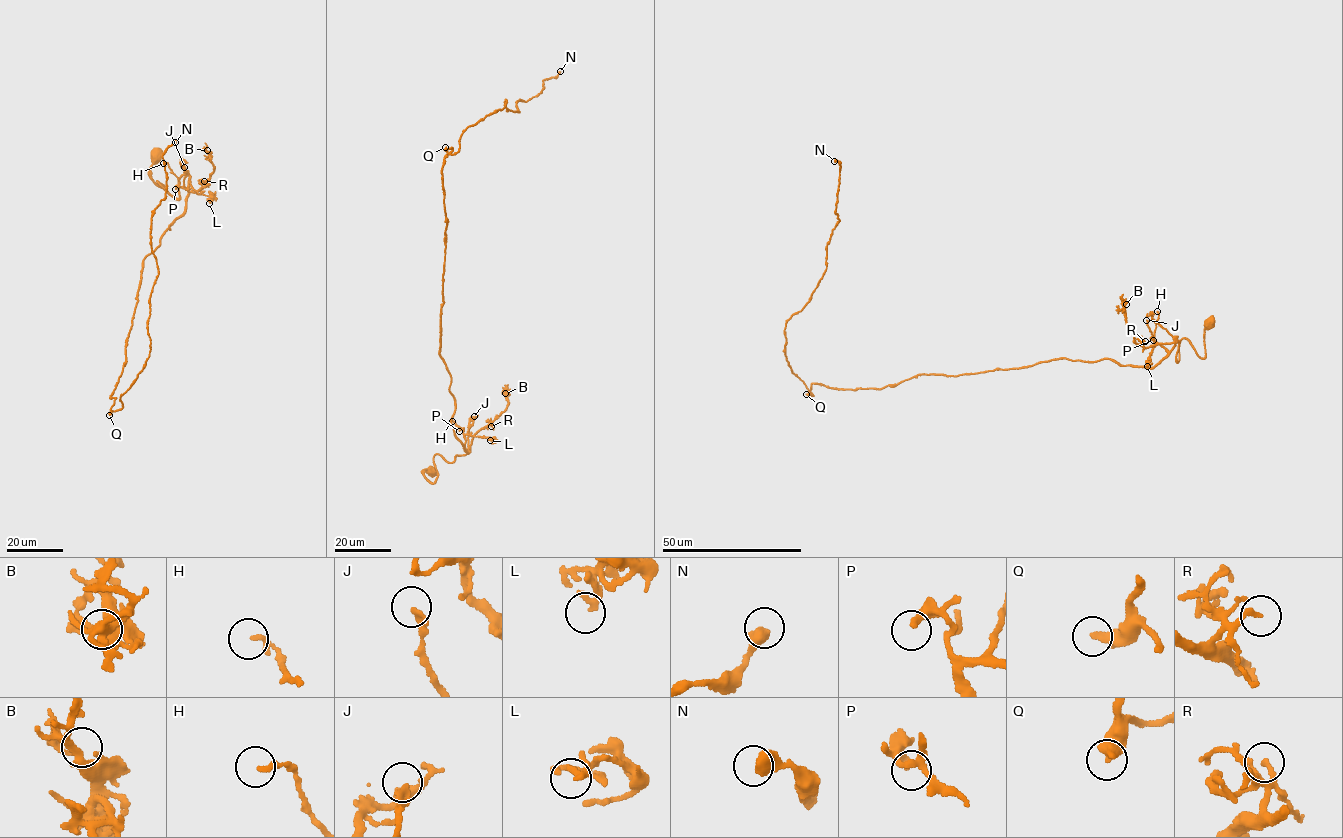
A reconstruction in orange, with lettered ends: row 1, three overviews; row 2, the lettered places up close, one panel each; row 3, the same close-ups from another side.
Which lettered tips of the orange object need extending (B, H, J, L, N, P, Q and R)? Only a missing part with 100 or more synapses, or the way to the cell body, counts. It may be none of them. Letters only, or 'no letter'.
Q

